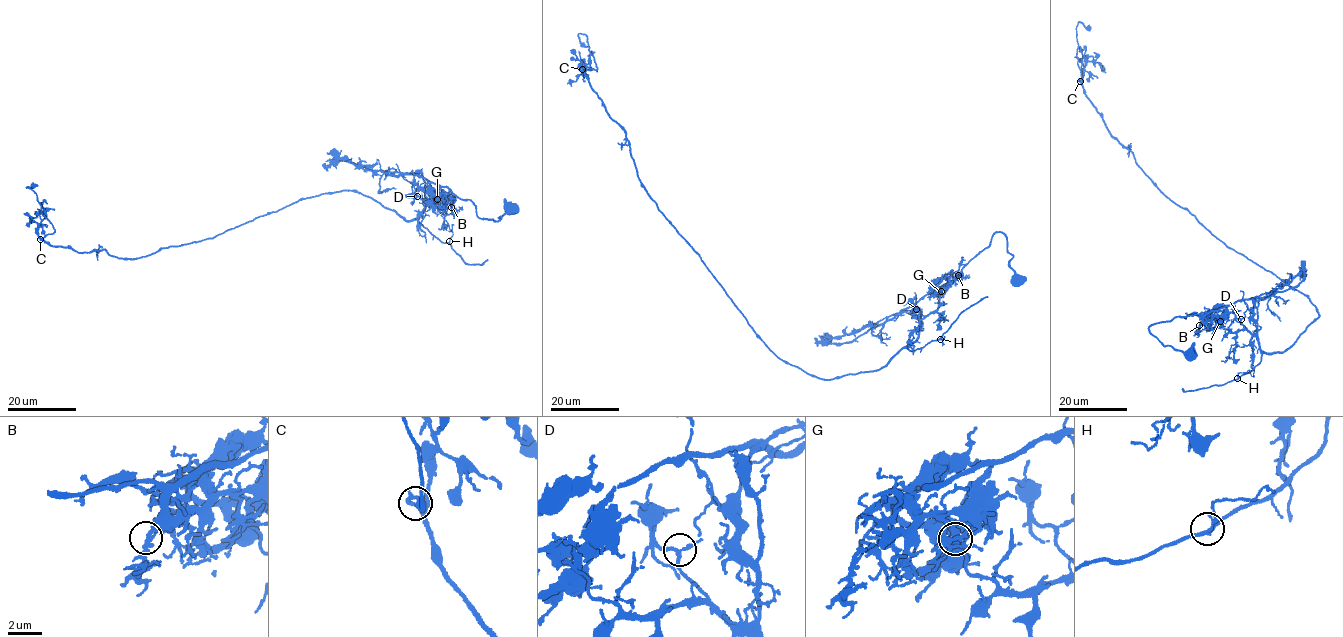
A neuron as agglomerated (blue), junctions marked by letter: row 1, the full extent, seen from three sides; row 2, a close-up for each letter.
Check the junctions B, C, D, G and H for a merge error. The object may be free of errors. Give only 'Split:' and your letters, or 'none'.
Split: G

